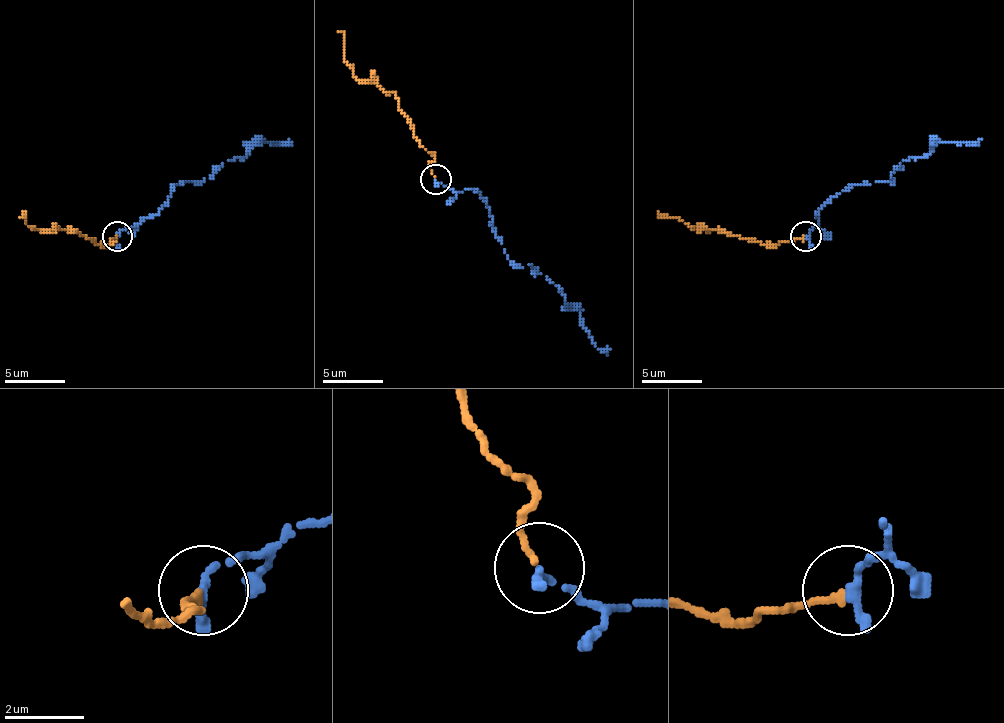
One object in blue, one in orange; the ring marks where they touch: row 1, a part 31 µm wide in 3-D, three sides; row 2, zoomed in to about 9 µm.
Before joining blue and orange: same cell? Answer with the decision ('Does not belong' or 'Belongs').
Belongs

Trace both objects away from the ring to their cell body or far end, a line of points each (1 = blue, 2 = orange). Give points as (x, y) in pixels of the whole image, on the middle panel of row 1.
1: (435, 180), (456, 192), (474, 189), (489, 207), (507, 258), (531, 264), (580, 313), (592, 343), (610, 349)
2: (435, 177), (429, 168), (435, 159), (420, 140), (392, 92), (353, 74), (344, 50), (344, 35), (338, 32)

